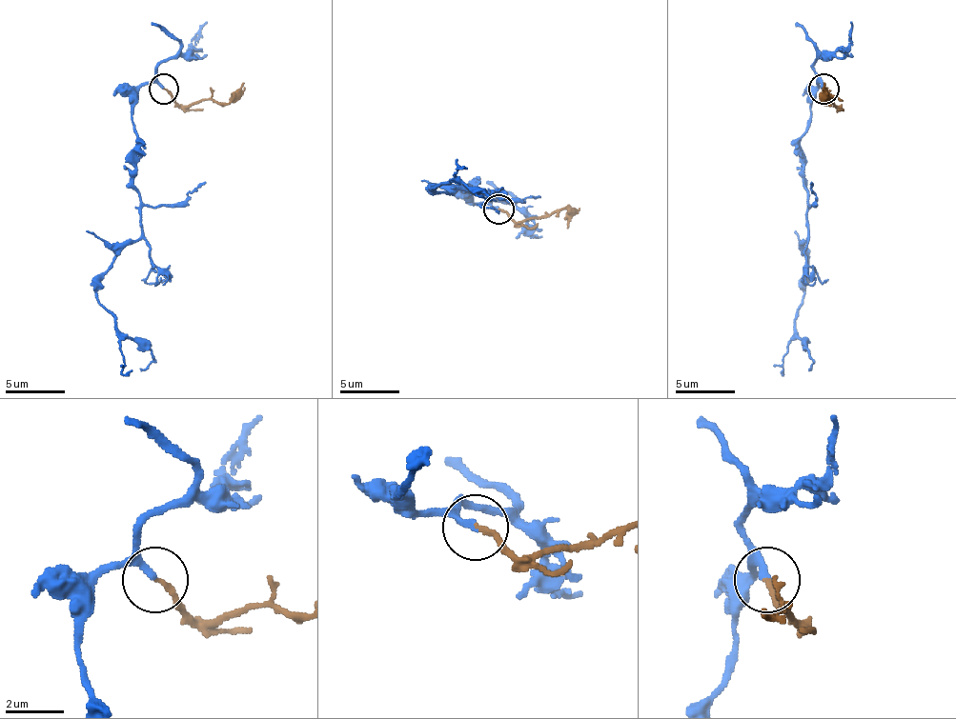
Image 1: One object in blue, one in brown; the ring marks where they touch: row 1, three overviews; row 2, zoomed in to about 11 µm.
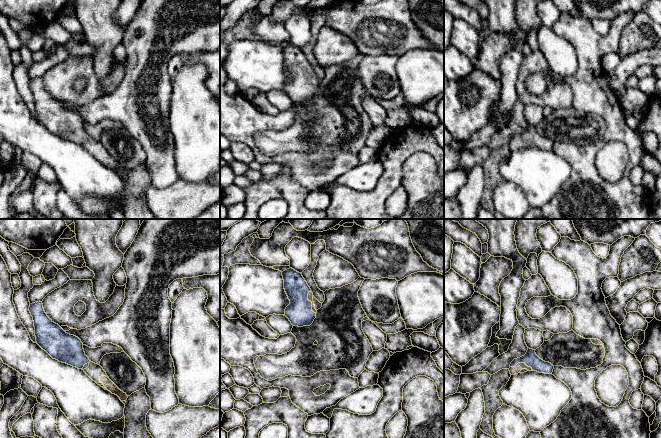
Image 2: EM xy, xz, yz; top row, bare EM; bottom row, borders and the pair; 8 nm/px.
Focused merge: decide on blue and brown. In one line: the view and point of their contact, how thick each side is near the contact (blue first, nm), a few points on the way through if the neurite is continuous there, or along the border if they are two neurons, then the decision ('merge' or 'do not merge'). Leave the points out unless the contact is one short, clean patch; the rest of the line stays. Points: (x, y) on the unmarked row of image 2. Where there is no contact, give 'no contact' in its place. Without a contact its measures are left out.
contact xz (311, 78); calibres 200 and 50 nm; way xz (299, 88), (311, 78), (310, 71); merge

